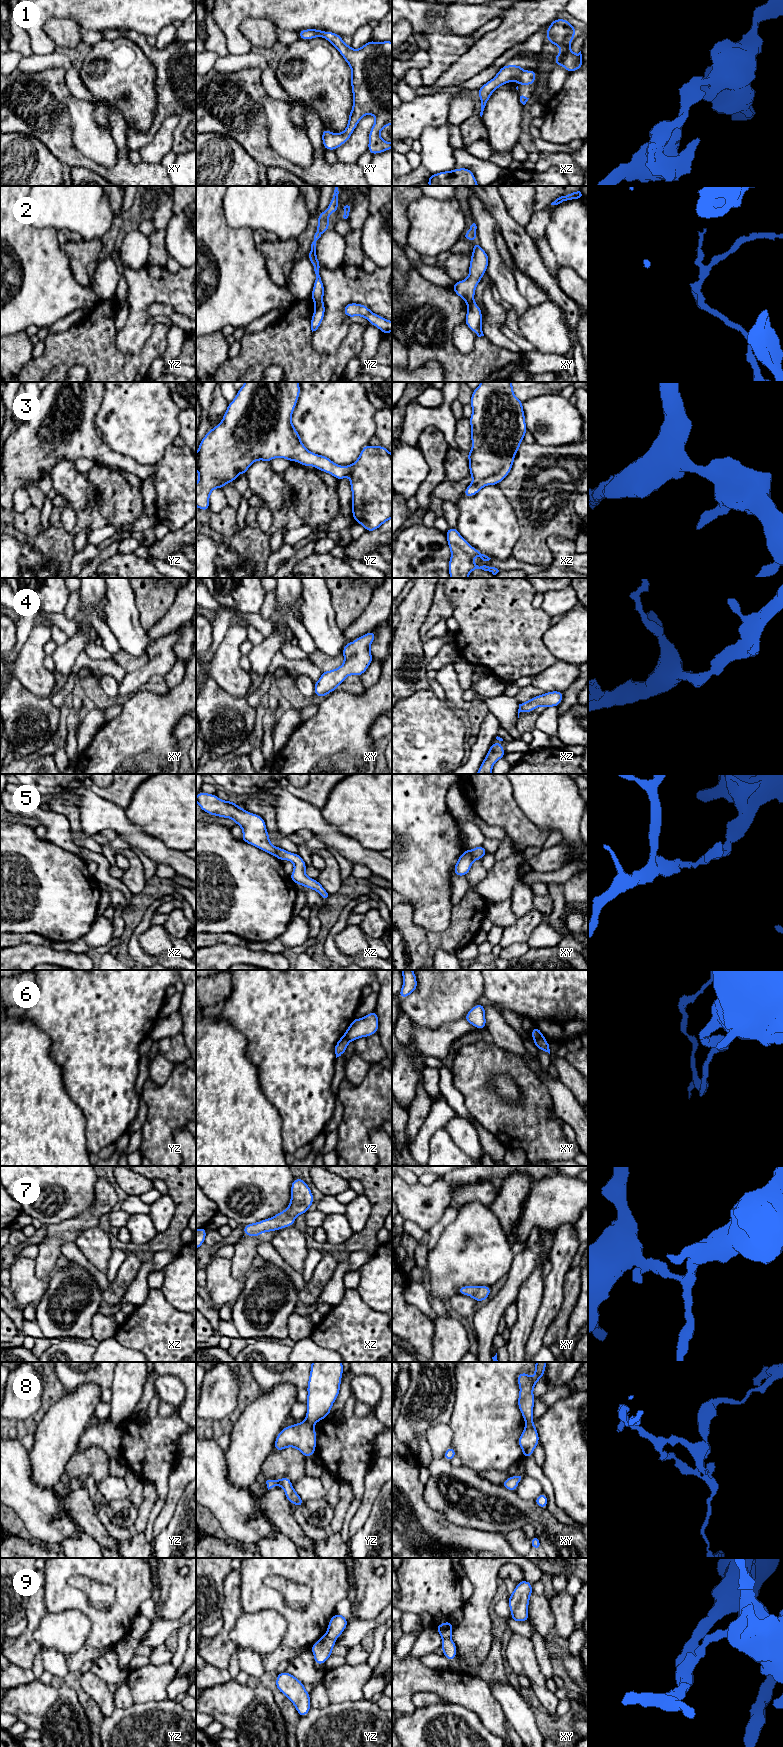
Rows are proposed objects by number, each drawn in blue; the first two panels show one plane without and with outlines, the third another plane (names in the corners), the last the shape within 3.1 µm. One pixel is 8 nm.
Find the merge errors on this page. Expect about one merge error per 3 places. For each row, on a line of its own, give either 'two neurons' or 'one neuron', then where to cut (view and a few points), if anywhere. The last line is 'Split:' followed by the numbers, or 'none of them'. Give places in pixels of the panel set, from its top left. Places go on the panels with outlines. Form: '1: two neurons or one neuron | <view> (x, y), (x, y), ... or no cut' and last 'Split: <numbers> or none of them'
1: one neuron | no cut
2: two neurons | yz (314, 301), (322, 302)
3: one neuron | no cut
4: one neuron | no cut
5: two neurons | xy (469, 851), (473, 860)
6: two neurons | xy (543, 1036), (534, 1039)
7: one neuron | no cut
8: two neurons | yz (306, 1420), (313, 1425)
9: two neurons | yz (326, 1634), (334, 1640)
Split: 2, 5, 6, 8, 9

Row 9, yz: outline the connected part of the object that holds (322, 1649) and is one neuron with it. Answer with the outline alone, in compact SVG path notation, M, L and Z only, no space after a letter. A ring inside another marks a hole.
M327 1635L320 1637L320 1639L311 1646L314 1662L317 1665L324 1664L332 1655L332 1649L335 1645L335 1640L330 1639Z

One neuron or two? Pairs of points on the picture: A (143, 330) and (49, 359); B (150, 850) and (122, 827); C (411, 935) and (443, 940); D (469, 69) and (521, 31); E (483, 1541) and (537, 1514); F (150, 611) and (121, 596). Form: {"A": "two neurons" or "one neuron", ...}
{"A": "two neurons", "B": "one neuron", "C": "one neuron", "D": "one neuron", "E": "two neurons", "F": "two neurons"}

